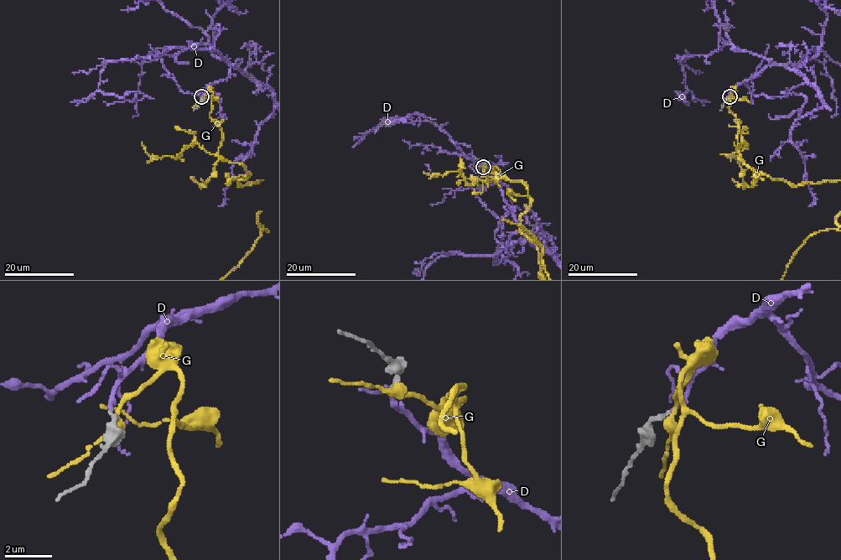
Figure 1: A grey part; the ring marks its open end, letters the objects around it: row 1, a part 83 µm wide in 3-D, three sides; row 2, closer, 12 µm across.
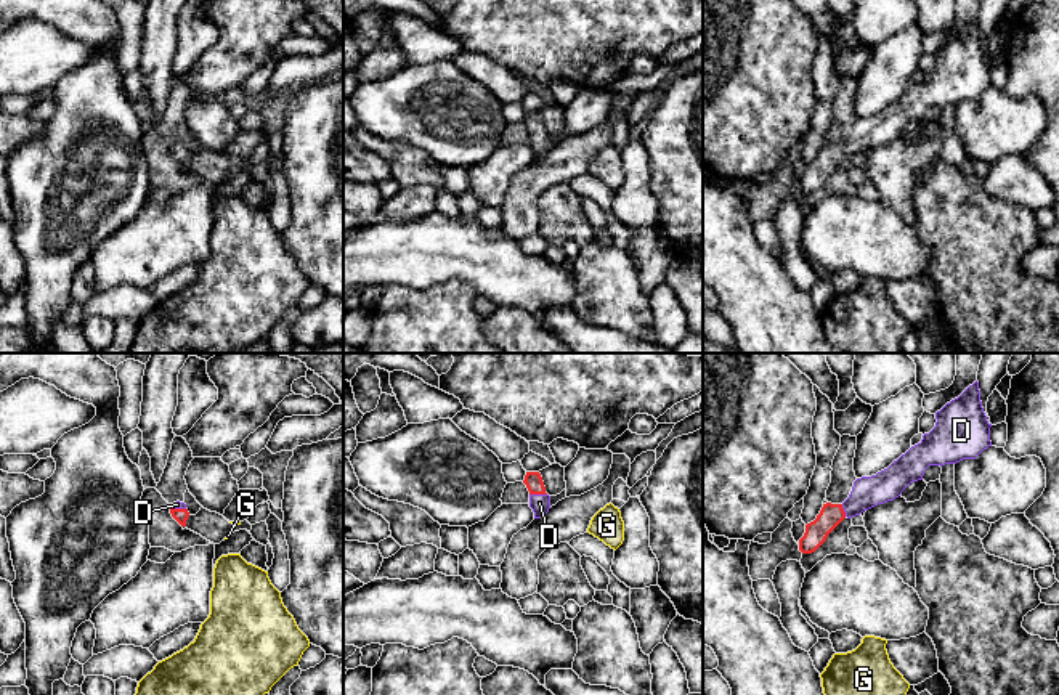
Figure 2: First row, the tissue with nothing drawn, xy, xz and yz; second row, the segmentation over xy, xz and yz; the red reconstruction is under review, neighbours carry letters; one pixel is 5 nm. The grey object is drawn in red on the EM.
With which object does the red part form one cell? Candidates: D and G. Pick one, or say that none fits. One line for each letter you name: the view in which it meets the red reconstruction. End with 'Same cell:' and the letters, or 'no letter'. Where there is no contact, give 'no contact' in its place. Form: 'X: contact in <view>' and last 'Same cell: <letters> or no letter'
D: contact in xz
Same cell: D

